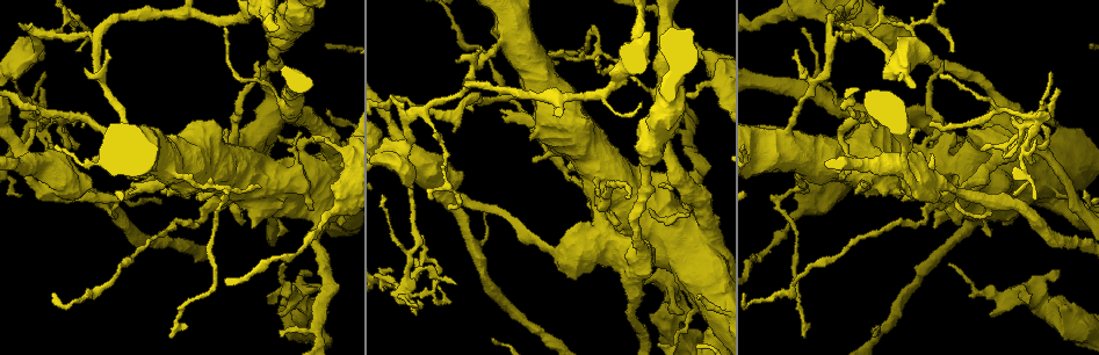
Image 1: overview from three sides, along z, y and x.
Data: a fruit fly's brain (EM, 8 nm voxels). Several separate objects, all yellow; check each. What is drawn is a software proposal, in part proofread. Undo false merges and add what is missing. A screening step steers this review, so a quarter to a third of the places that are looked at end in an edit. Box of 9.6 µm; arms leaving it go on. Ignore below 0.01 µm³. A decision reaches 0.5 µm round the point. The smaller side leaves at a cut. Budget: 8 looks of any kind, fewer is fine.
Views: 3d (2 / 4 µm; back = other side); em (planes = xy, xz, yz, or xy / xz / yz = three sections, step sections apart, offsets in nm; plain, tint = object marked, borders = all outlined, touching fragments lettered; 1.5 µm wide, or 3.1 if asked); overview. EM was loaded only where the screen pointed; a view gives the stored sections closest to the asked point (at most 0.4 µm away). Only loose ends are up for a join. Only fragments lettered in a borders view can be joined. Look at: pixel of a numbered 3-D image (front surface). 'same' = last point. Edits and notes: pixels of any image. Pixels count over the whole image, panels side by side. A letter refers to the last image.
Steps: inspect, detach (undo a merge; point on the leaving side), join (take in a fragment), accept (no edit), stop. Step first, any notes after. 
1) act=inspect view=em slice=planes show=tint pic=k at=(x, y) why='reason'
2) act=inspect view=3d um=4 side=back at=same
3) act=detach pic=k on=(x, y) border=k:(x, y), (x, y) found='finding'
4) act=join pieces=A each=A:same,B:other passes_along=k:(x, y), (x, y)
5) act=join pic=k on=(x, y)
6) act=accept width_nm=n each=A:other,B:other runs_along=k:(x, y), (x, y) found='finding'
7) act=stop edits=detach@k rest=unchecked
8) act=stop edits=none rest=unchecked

act=inspect view=3d um=4 side=back pic=1 at=(450, 207) why='branch stops here'

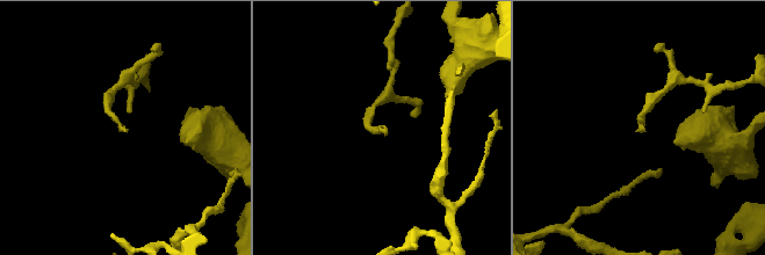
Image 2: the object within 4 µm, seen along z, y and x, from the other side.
act=inspect view=em slice=planes show=tint pic=2 at=(383, 131) why='now the EM'

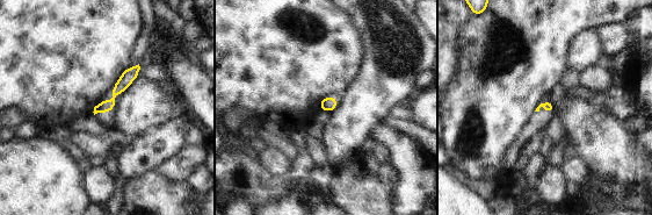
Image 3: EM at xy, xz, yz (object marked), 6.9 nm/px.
act=inspect view=em slice=planes show=borders at=same why='see the neighbours'

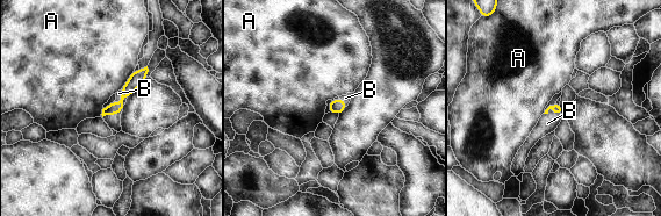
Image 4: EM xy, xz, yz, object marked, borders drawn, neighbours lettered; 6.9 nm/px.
act=join pieces=B width_nm=70 each=A:other,B:same found='it goes on there'

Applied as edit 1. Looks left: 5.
act=inspect view=3d um=4 pic=1 at=(1029, 119) why='thick turns thin'

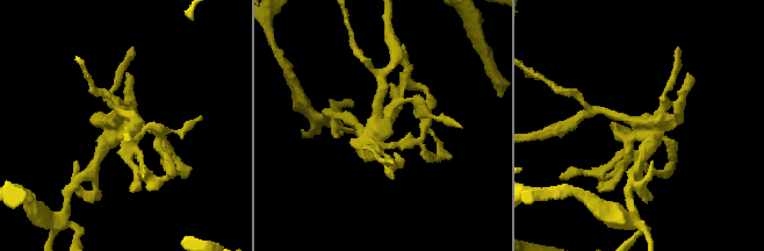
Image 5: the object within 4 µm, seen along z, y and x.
act=inspect view=em slice=xz step=4 show=borders pic=5 at=(118, 124) why='shape alone is not enough'

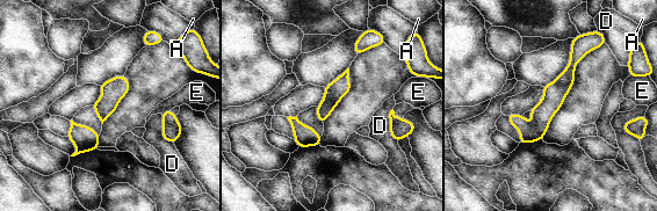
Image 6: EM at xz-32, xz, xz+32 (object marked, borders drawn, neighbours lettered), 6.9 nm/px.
act=detach pic=6 on=(326, 99) width_nm=120 each=A:other,D:other,E:other border=6:(324, 87), (330, 113) found='a second cell is stuck on'

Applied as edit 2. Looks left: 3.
act=inspect view=em slice=planes show=borders pic=1 at=(1020, 298) why='an open end'

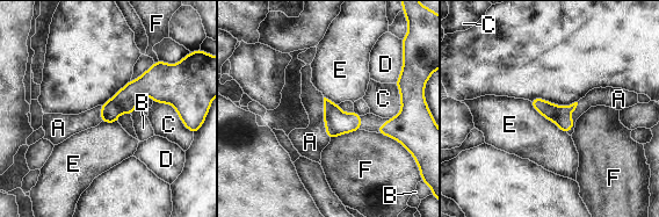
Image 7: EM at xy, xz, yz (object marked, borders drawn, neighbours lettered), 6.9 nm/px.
act=join pieces=A each=A:same,B:other,C:other,D:other,E:other,F:other passes_along=7:(337, 122), (324, 118), (310, 142) found='the cell continues'

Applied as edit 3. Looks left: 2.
act=inspect view=overview why='redraw'

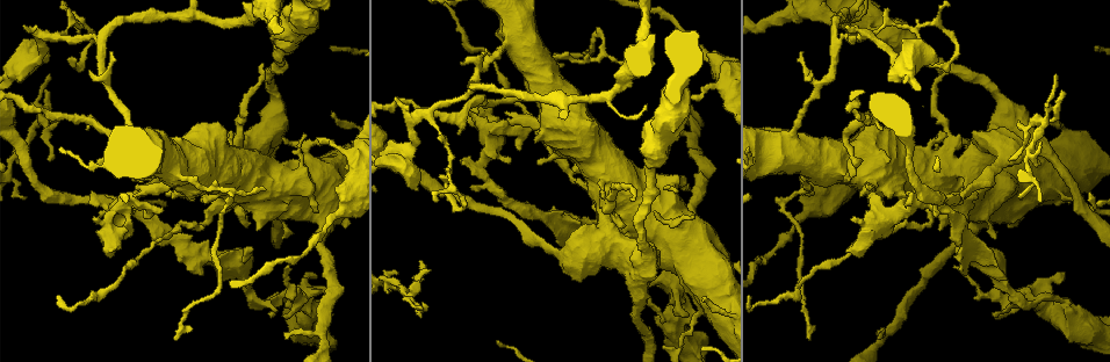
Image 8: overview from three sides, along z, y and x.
act=inspect view=em slice=planes show=borders pic=8 at=(814, 202) why='calibre changes'

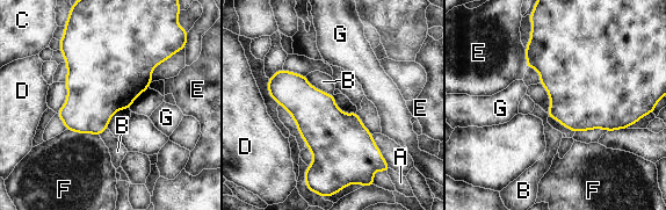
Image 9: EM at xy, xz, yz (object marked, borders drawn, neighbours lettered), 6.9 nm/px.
act=accept width_nm=600 each=A:other,B:other,C:other,D:other,E:other,F:other,G:other border=9:(305, 75), (310, 84), (333, 94) found='continuous, no second cell'

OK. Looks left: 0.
act=stop edits=join@4,detach@6,join@7 rest=unchecked

